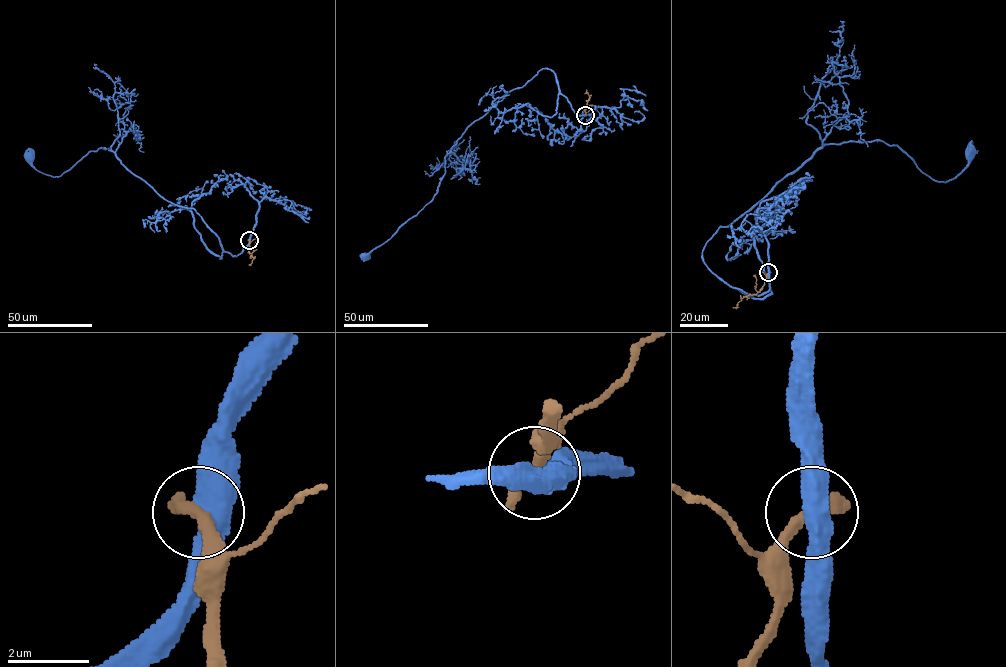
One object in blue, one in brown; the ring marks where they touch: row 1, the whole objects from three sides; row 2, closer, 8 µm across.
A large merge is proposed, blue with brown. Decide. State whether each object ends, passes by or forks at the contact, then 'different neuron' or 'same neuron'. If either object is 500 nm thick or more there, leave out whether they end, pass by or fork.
different neuron

